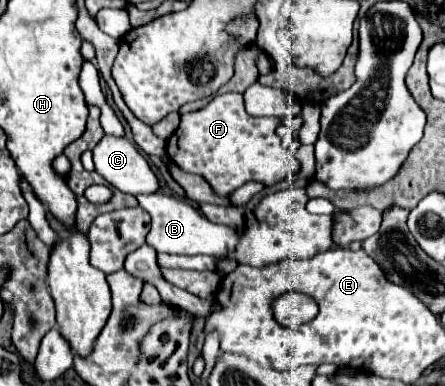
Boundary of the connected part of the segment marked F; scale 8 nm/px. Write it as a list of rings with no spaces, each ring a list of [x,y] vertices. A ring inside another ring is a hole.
[[[227,92],[227,94],[215,96],[205,108],[181,116],[179,128],[171,134],[171,138],[167,138],[167,156],[181,170],[203,176],[209,182],[211,190],[221,198],[227,198],[229,194],[233,194],[237,188],[241,188],[247,182],[261,182],[265,188],[269,188],[301,170],[299,160],[281,144],[279,136],[275,134],[277,124],[279,124],[279,118],[269,118],[269,116],[257,118],[247,114],[243,108],[243,94]]]

